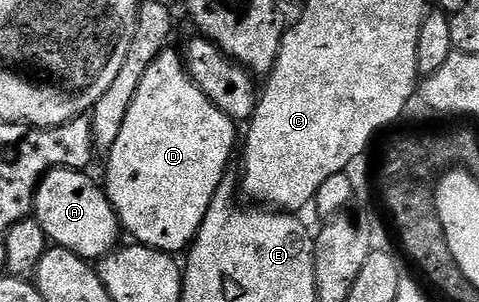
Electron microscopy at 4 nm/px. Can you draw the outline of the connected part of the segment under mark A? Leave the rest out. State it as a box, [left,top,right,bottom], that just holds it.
[33,168,121,262]

